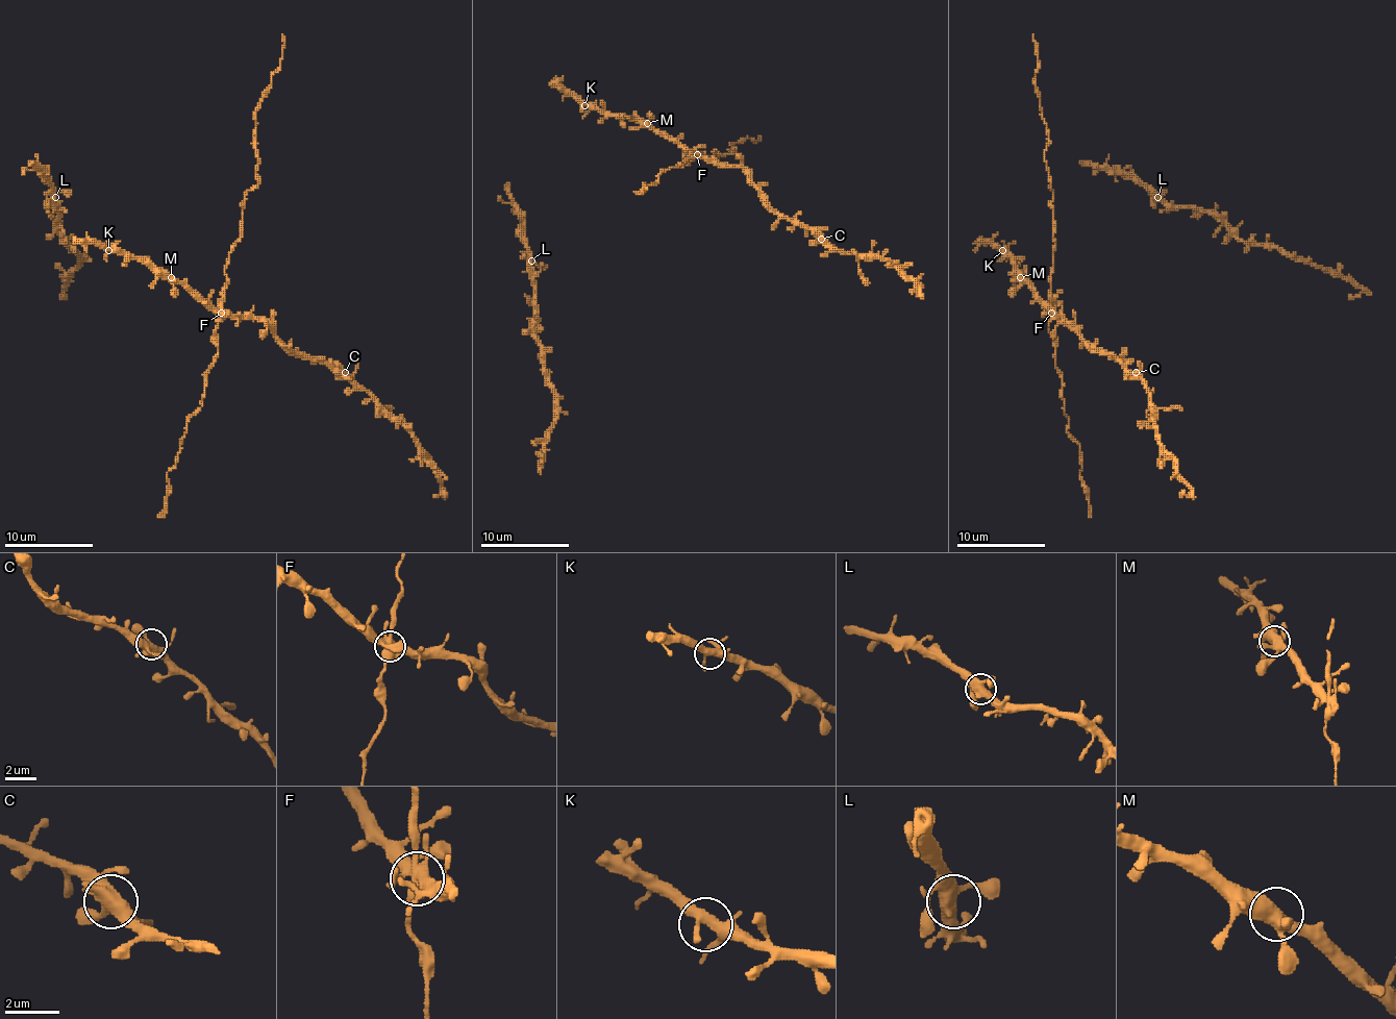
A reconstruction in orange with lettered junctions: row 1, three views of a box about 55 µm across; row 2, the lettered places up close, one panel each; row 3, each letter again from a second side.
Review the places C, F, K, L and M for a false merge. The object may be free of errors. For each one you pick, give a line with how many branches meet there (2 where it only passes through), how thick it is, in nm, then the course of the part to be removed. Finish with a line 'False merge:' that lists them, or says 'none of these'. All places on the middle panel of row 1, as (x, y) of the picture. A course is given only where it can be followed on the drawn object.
False merge: none of these

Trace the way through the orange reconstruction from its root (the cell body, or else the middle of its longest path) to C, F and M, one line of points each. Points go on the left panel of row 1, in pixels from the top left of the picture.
C: (110, 248), (167, 270), (216, 307), (263, 319), (298, 354), (320, 359), (345, 372)
F: (110, 248), (167, 270), (220, 313)
M: (110, 248), (126, 256), (151, 262), (171, 277)

